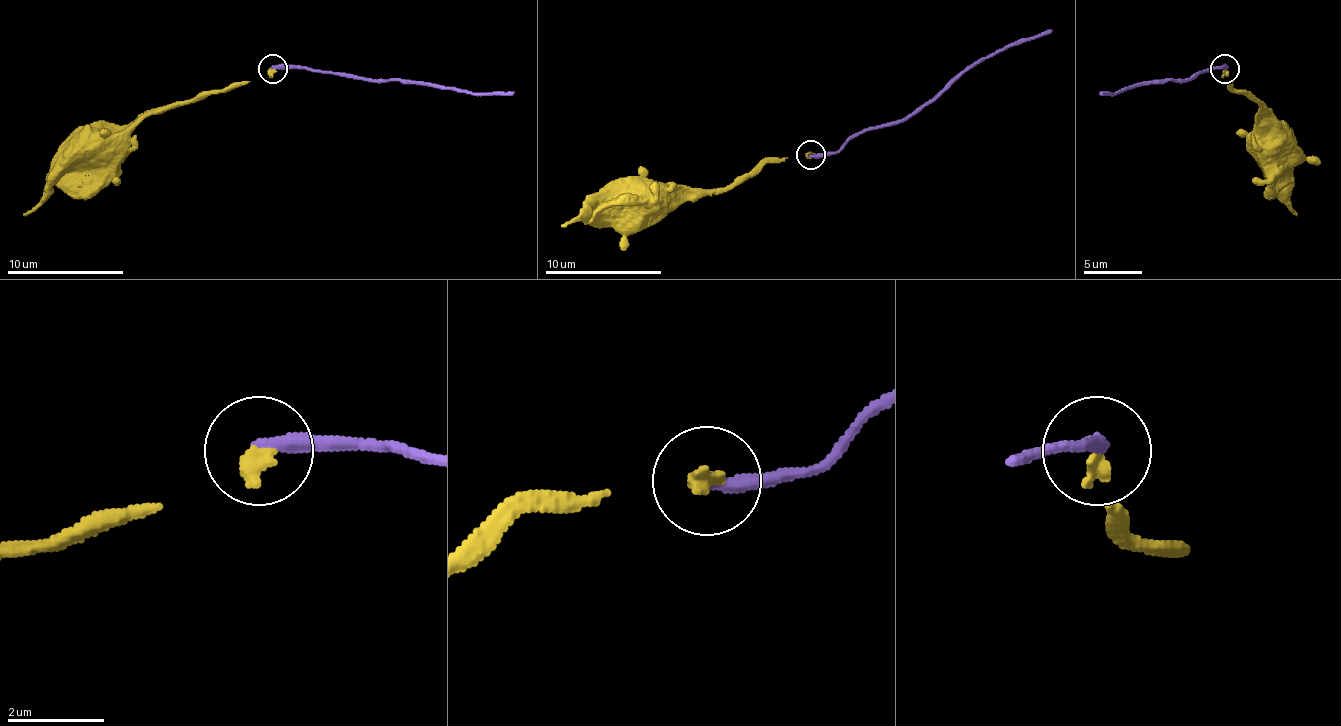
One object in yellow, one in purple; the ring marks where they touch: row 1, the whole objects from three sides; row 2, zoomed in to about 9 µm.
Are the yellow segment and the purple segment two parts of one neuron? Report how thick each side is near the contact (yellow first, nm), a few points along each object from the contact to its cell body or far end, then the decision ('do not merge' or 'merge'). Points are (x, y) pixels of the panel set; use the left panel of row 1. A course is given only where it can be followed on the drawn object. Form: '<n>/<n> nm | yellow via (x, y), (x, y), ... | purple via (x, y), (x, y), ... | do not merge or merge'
320/300 nm | yellow via (273, 68), (250, 82), (235, 82), (186, 102), (148, 111), (110, 146), (95, 155) | purple via (273, 68), (328, 70), (366, 79), (433, 85), (471, 94), (514, 91) | do not merge

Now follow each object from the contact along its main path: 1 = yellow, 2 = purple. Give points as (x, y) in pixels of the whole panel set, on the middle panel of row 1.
1: (811, 154), (773, 157), (724, 189), (648, 189), (633, 201)
2: (811, 154), (834, 154), (866, 131), (904, 122), (971, 67), (1009, 46), (1052, 29)

